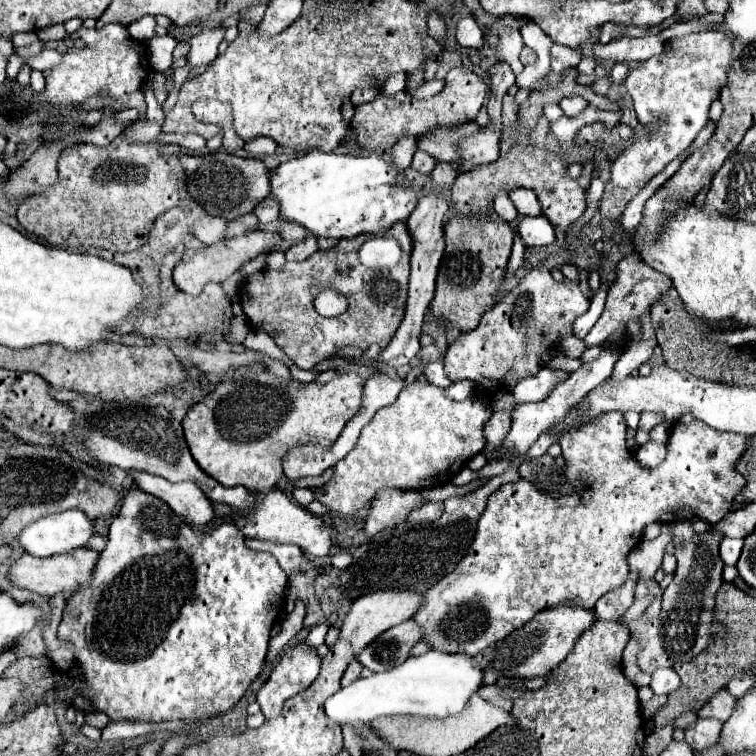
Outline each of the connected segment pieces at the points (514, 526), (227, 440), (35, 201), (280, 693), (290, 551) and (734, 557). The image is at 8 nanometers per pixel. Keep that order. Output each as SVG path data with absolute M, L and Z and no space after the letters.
M609 412L595 422L581 426L581 430L569 430L569 434L561 436L559 442L563 442L563 458L567 462L565 476L573 486L573 492L567 496L553 498L543 494L523 478L501 486L489 496L487 510L483 510L477 522L477 534L467 556L461 558L453 572L445 574L441 582L425 592L421 606L413 616L423 626L423 640L429 642L431 648L475 656L527 624L527 620L543 608L575 598L593 608L603 594L623 586L629 574L627 554L639 544L641 532L647 524L671 524L693 518L715 524L729 512L733 498L745 486L745 478L735 470L737 458L747 446L745 436L713 430L701 420L695 420L689 426L677 422L671 432L679 432L679 440L669 440L665 462L647 470L635 462L625 446L625 430L623 414Z
M249 372L247 376L241 378L241 382L237 382L237 380L225 380L225 382L221 382L211 394L207 394L201 402L197 402L197 404L193 404L193 406L189 408L189 412L187 412L185 418L183 418L185 440L187 440L187 444L189 444L189 450L191 450L193 458L195 458L195 462L201 466L201 470L205 470L205 472L207 472L209 476L213 476L217 482L221 482L223 486L245 486L245 488L251 490L251 492L263 494L263 492L269 492L269 490L277 484L277 480L283 476L281 460L283 460L283 456L289 452L289 448L295 448L295 446L299 446L299 444L315 444L315 446L329 448L329 446L337 440L337 436L341 434L343 426L345 426L345 424L357 414L357 410L361 408L363 384L365 384L365 382L363 382L363 376L357 374L357 372L349 372L349 374L339 372L337 378L333 378L329 384L319 384L319 382L309 382L309 384L305 384L305 382L297 382L297 380L279 380L279 378L273 376L271 372Z
M117 136L109 146L79 144L67 148L59 156L59 180L55 186L37 192L21 202L17 210L19 224L45 238L53 246L73 246L73 248L105 248L111 252L133 252L141 248L149 238L149 228L157 216L171 210L179 202L177 176L169 170L167 162L161 160L157 144L131 144L123 136Z
M305 640L289 648L257 692L257 702L261 704L265 718L279 716L281 704L305 690L317 678L319 666L321 658L317 650L311 648Z
M245 540L245 544L253 550L263 550L263 552L269 552L277 558L279 566L287 572L287 574L295 574L299 572L299 566L301 566L301 558L303 558L303 552L301 548L297 546L285 546L285 544L275 544L275 542L263 542L263 540Z
M723 538L721 544L719 544L721 560L723 560L725 564L729 564L729 566L735 566L737 560L739 560L741 548L743 548L743 540L741 540L741 538Z

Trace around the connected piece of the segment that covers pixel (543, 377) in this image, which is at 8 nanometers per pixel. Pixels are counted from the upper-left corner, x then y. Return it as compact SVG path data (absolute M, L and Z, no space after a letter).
M541 368L537 376L525 378L521 380L515 388L513 388L513 396L517 400L517 404L521 402L537 402L537 400L545 400L547 394L561 384L563 380L569 378L567 370L553 370L553 368Z

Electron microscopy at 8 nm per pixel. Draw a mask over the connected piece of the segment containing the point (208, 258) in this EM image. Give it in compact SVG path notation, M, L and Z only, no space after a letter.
M255 230L249 234L237 236L237 238L227 238L223 242L213 244L213 246L205 246L201 250L187 250L183 254L183 260L175 266L175 272L173 272L175 286L187 294L197 296L197 294L201 294L201 290L207 282L225 282L231 274L235 274L241 268L241 264L257 258L259 254L271 252L273 246L277 246L279 242L281 242L281 234Z

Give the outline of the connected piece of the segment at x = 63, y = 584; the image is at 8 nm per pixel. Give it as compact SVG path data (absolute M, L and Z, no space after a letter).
M79 548L67 554L59 554L59 556L49 556L49 558L35 558L31 554L23 554L19 560L15 560L11 564L9 570L9 578L15 586L33 590L37 594L45 594L45 596L55 596L57 592L65 592L65 590L77 590L81 586L87 586L91 580L91 574L97 566L99 560L99 552L97 550L89 550L89 548Z

